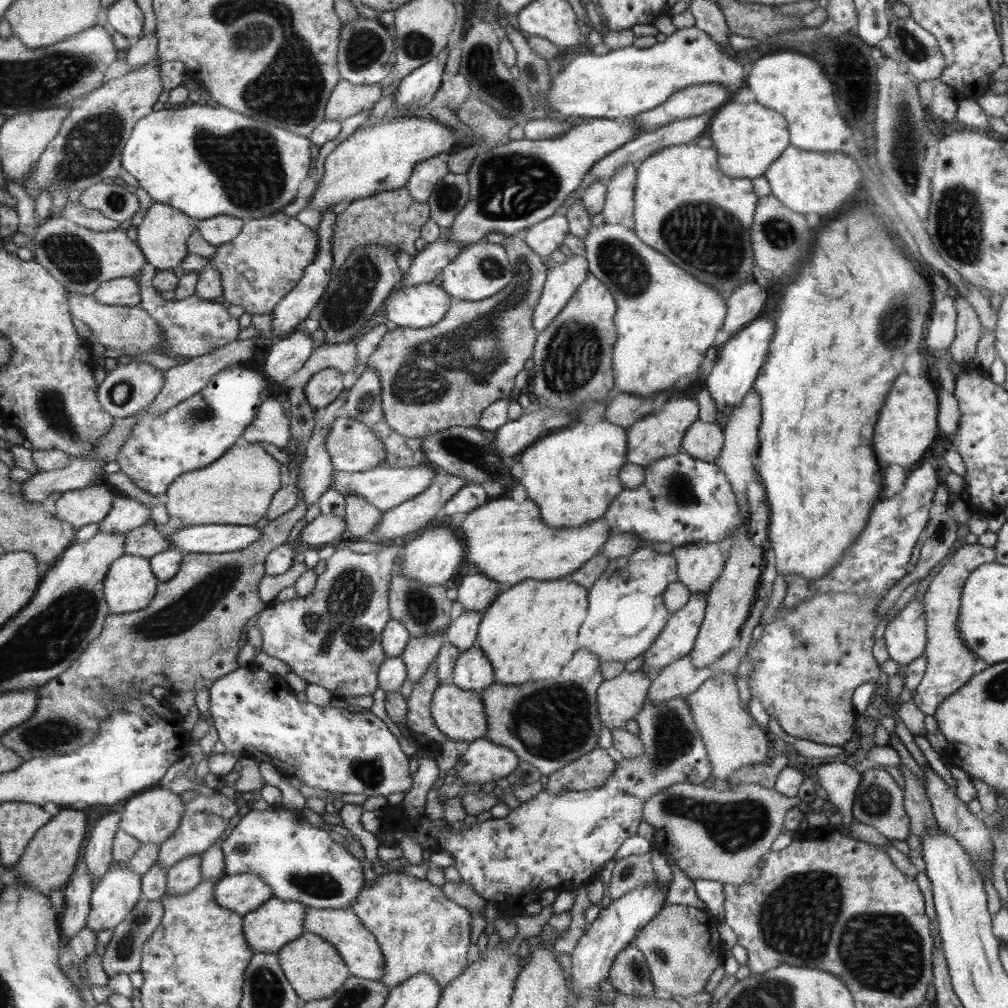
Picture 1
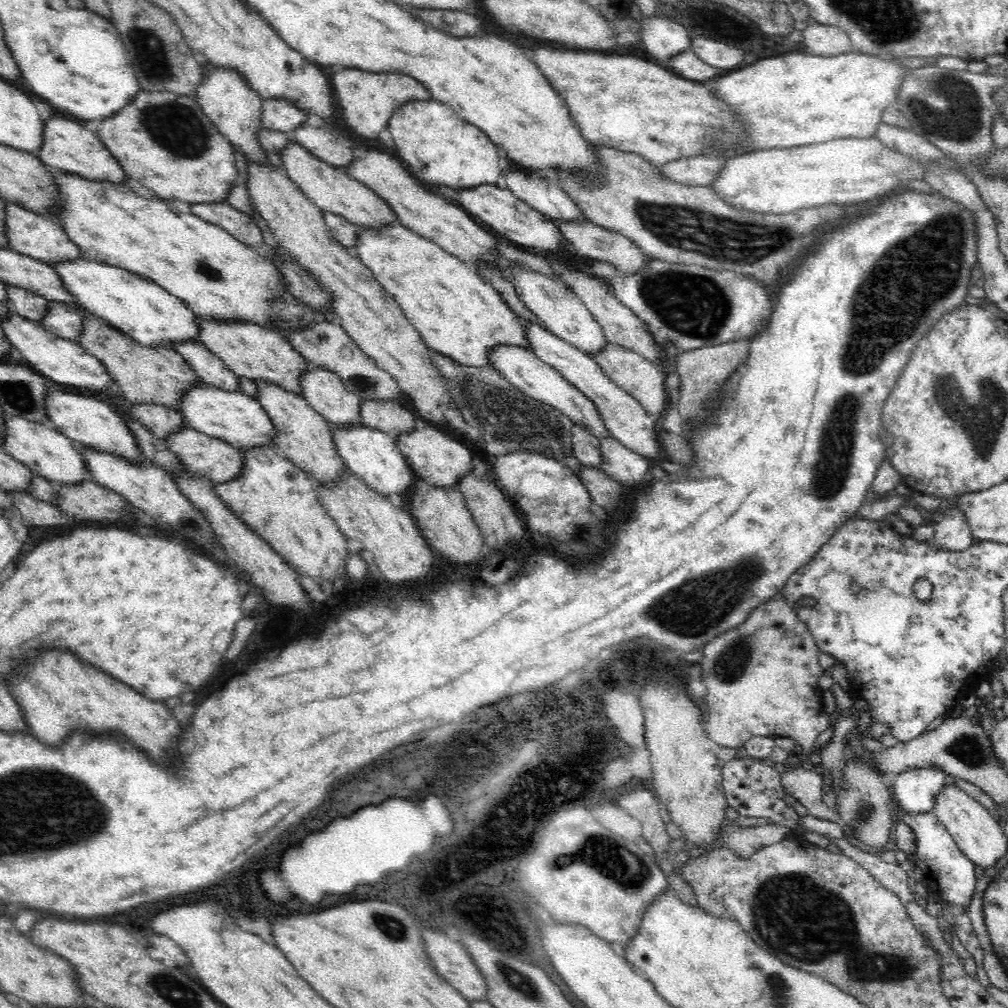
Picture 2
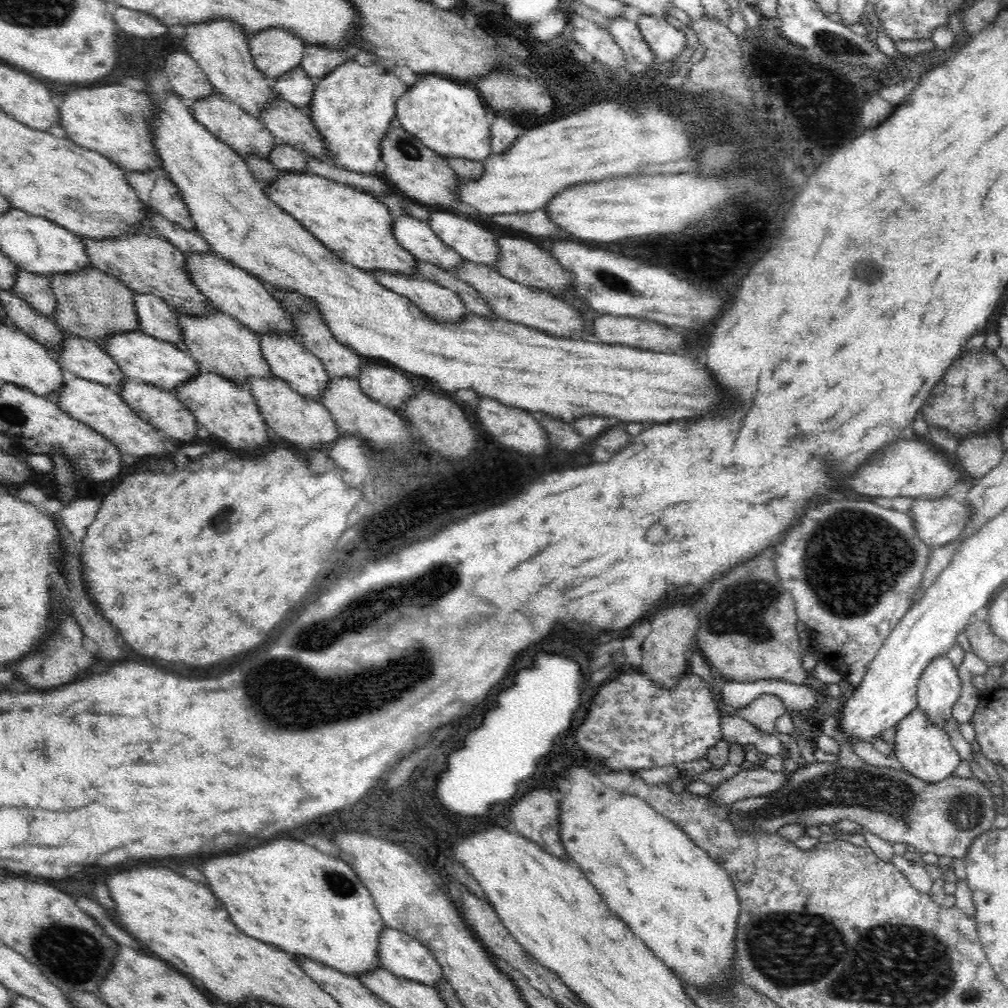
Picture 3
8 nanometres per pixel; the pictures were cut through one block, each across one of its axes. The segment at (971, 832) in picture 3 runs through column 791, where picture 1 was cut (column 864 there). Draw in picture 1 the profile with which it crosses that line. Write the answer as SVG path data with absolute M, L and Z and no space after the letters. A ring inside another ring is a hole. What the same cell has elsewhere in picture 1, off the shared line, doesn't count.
M870 769L862 773L861 785L854 794L852 814L856 820L873 826L890 841L906 842L911 834L910 821L904 810L903 790L889 772L884 770Z

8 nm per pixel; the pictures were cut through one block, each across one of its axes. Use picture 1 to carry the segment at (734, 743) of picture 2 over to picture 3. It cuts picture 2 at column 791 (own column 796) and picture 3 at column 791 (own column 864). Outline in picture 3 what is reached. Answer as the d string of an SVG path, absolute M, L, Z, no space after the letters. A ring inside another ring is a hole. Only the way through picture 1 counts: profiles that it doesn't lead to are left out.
M766 548L762 554L758 554L758 556L750 558L750 560L746 560L746 562L742 562L742 564L738 564L738 566L734 566L734 568L732 568L728 574L724 574L722 578L716 578L716 580L712 582L712 586L706 586L706 590L702 590L702 594L700 594L700 597L702 598L702 606L698 606L698 609L696 609L699 617L699 626L698 631L695 634L694 643L700 647L698 651L702 657L704 657L706 663L710 666L712 672L727 682L786 680L791 684L806 685L808 673L804 670L804 666L802 666L805 652L802 650L802 646L799 642L799 633L797 632L797 622L799 620L797 619L797 612L795 611L795 602L791 597L791 594L788 593L788 590L786 590L786 587L782 585L782 581L778 576L772 556L774 556L772 550L770 550L770 548Z

